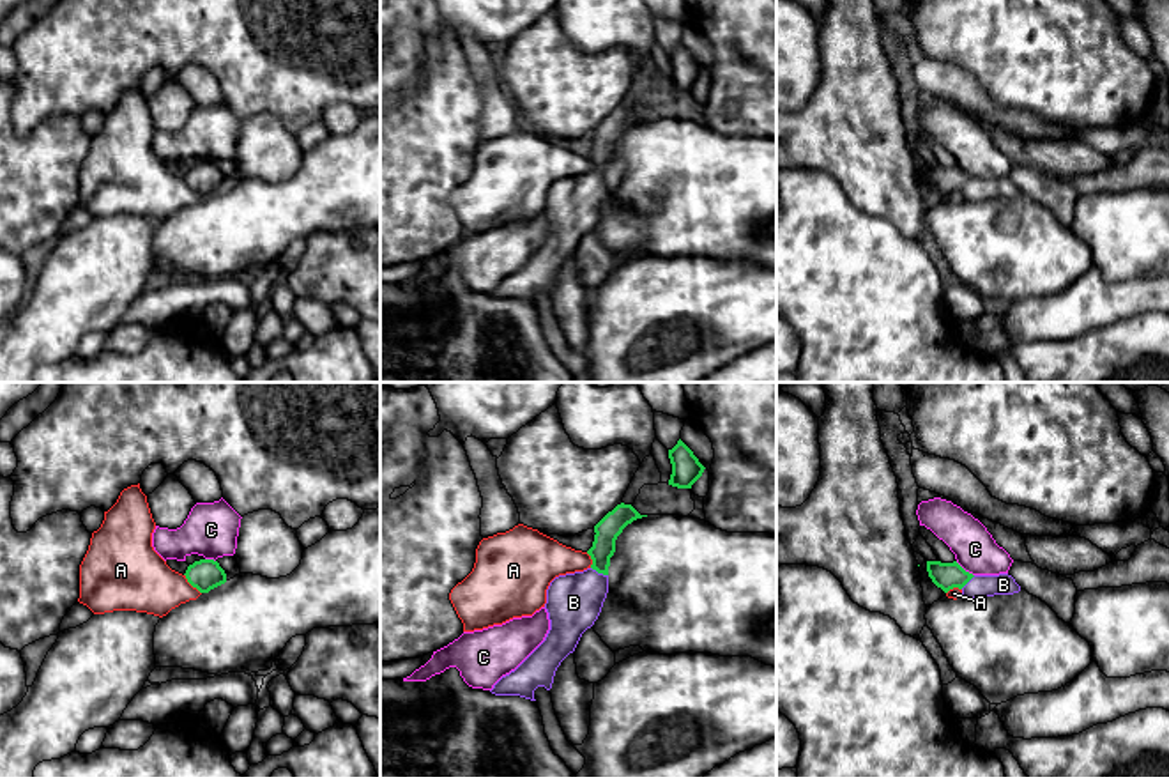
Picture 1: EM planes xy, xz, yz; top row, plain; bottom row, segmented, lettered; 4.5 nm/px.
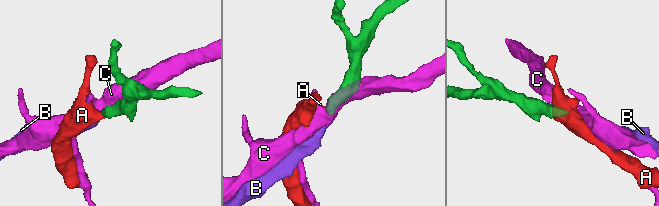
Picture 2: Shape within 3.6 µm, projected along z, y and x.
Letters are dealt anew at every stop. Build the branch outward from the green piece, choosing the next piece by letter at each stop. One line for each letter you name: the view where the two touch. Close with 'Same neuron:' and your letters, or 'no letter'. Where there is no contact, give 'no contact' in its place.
B: meets green in xz
Same neuron: B

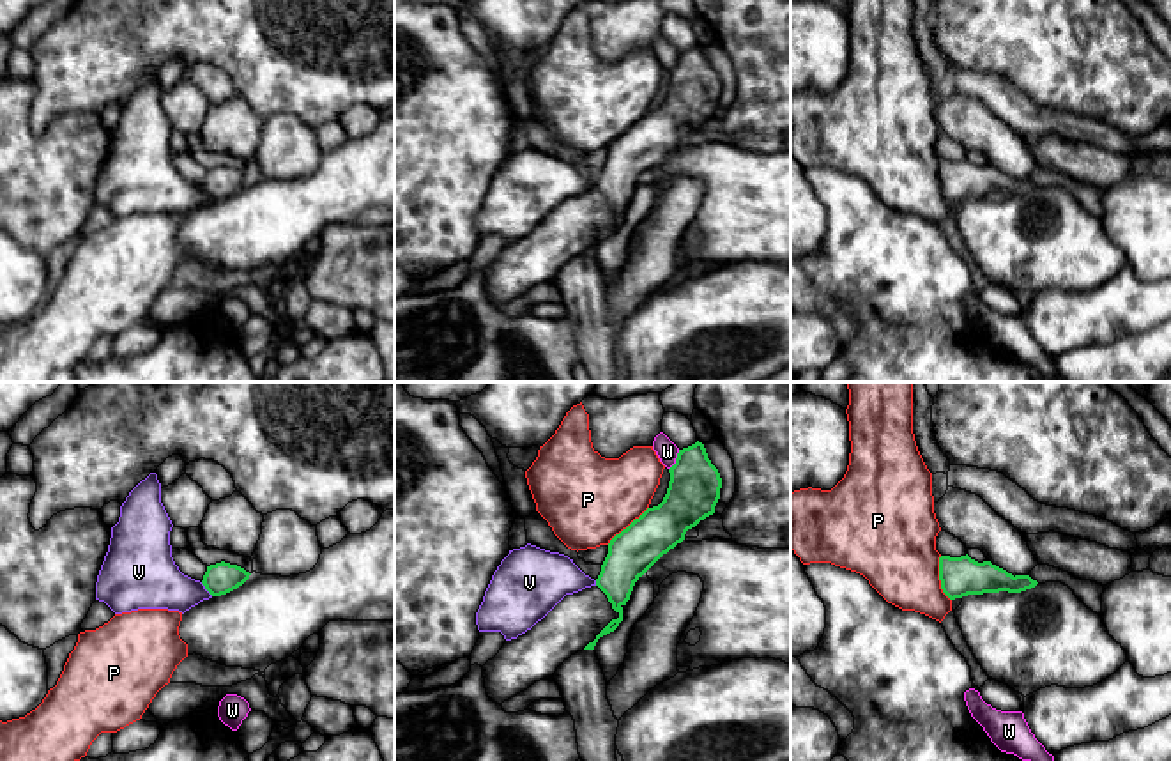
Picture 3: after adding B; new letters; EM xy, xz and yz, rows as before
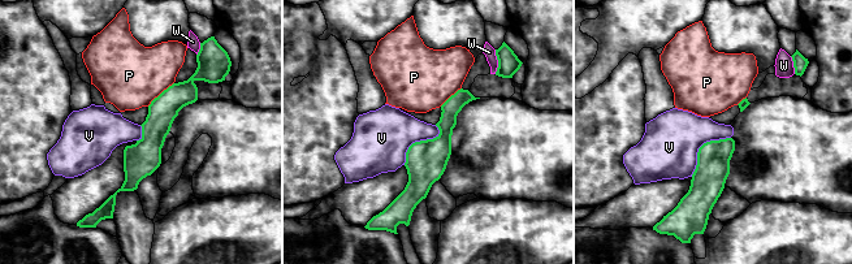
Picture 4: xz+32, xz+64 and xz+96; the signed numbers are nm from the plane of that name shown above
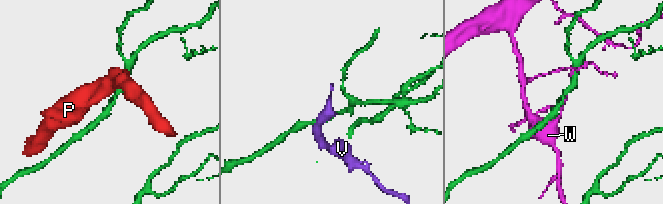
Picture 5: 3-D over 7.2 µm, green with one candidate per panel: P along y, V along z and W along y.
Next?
Same neuron: no letter

